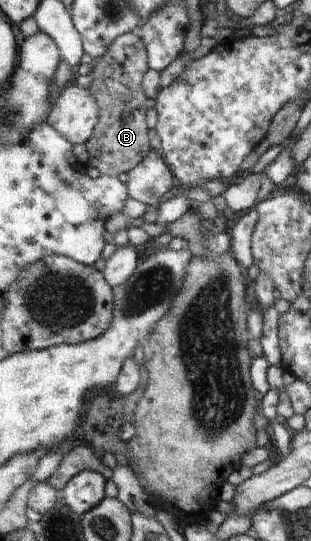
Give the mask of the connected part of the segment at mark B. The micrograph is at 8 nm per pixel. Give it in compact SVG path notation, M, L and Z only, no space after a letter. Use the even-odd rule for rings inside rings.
M131 32L121 36L111 47L109 53L101 59L97 67L92 71L94 77L91 90L101 105L101 121L97 126L94 138L87 144L90 154L90 166L96 167L101 174L118 176L120 173L130 173L153 150L150 138L150 127L147 116L151 111L150 97L145 93L143 82L145 74L150 70L147 44L140 37L139 32Z

